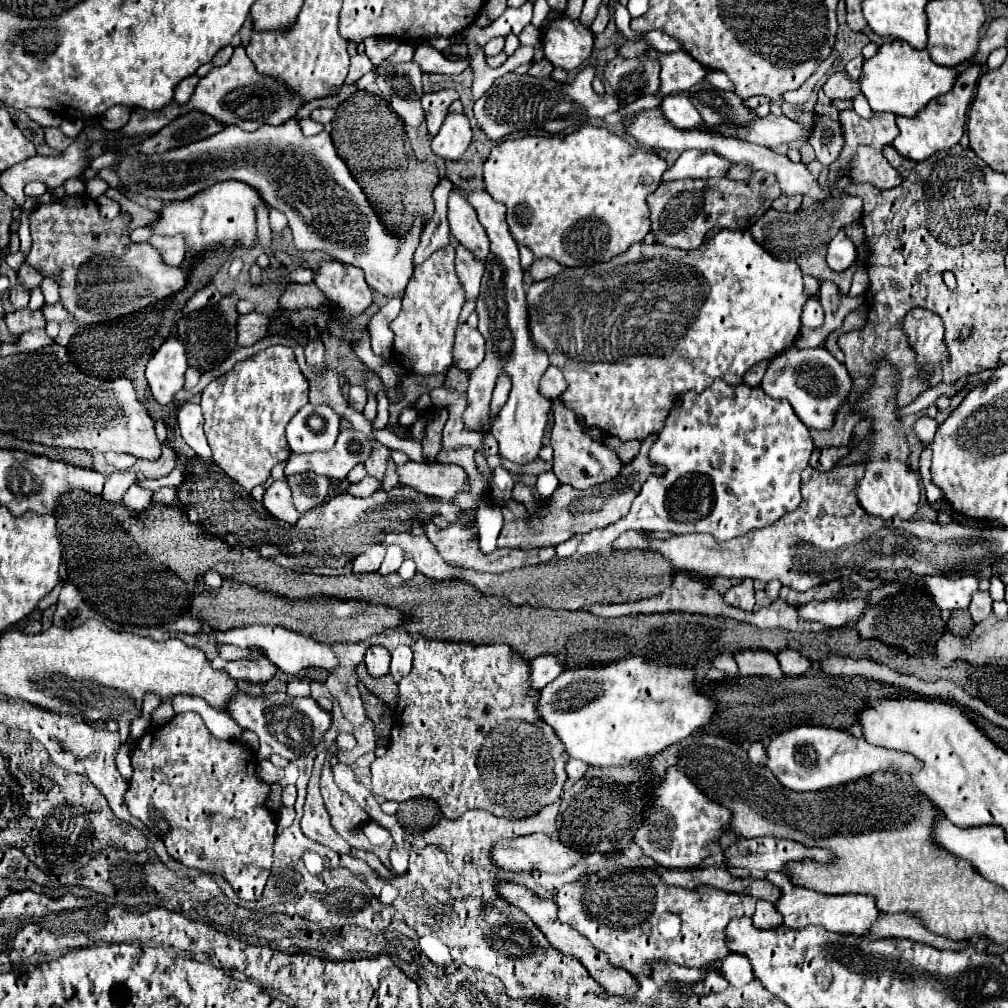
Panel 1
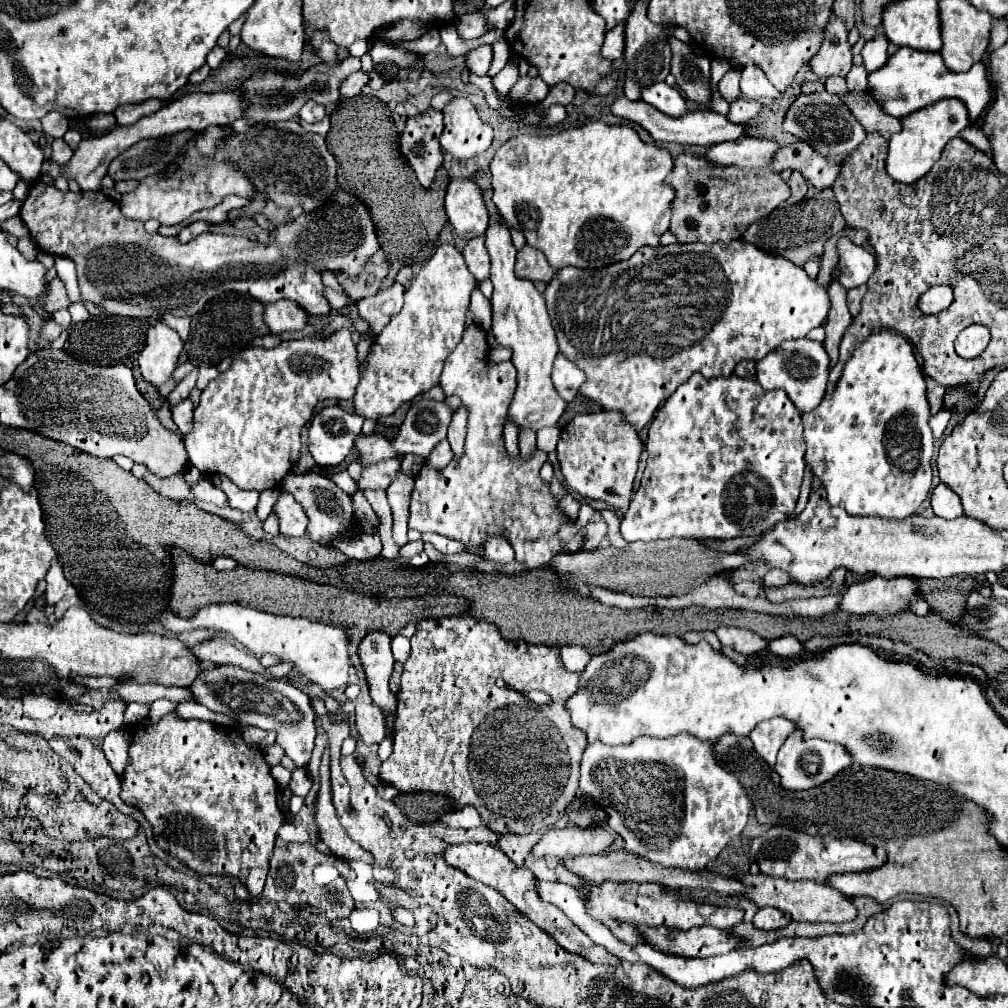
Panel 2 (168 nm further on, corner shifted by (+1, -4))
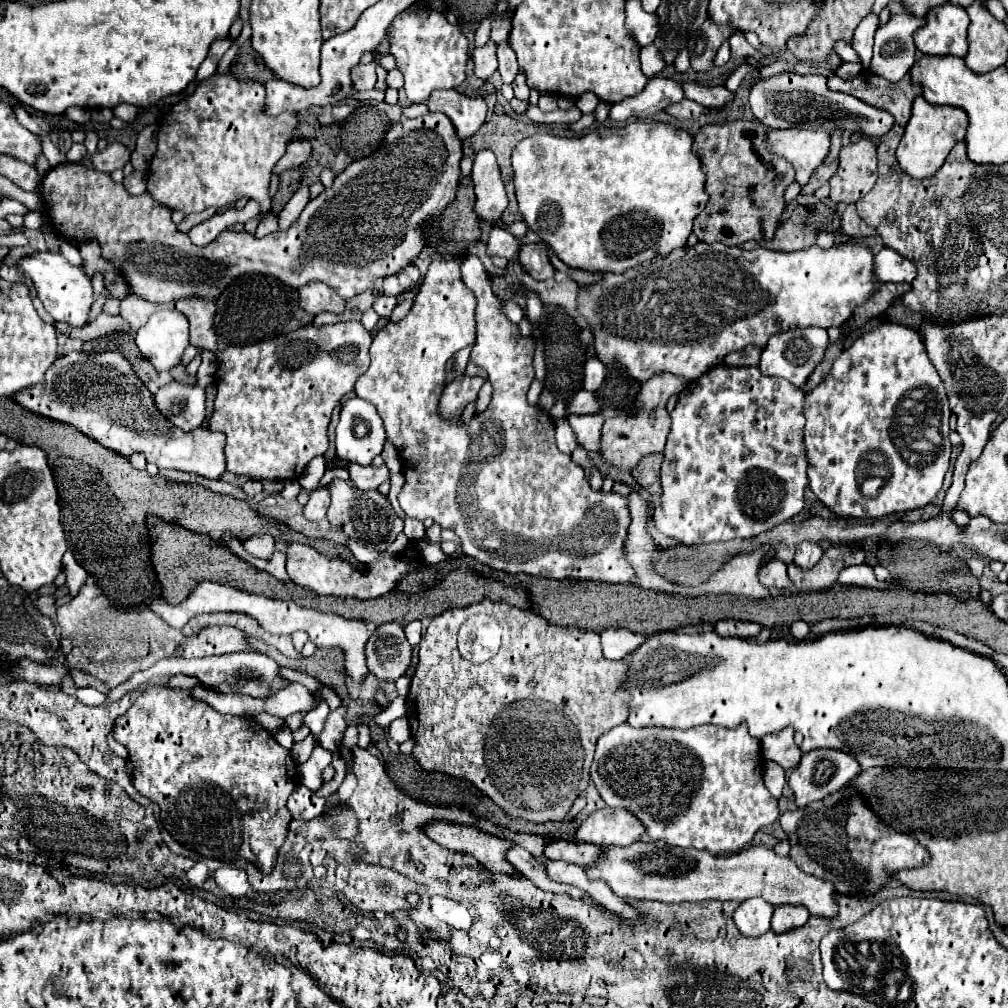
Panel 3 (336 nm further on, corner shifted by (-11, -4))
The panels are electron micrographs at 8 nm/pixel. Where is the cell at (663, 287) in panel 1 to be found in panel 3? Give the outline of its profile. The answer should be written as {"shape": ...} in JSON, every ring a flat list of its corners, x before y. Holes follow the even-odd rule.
{"shape":[[846,239,840,245,832,245,830,249,820,249,816,245,808,247,808,249,800,249,800,251,790,251,790,253,782,253,782,251,772,251,772,249,764,249,764,247,756,247,752,251,740,249,740,247,728,247,724,243,698,243,696,247,682,247,672,251,666,257,656,257,654,261,648,263,640,263,640,267,628,269,620,275,616,273,606,273,602,281,590,285,590,287,582,287,580,289,580,311,588,317,588,323,594,331,594,345,598,351,600,361,608,367,612,363,620,363,634,379,638,379,640,383,644,383,646,379,650,379,656,371,672,371,674,375,680,375,688,381,694,381,696,377,700,377,702,373,706,373,708,369,716,367,722,363,722,357,738,351,740,347,746,345,758,345,764,347,764,343,768,341,770,335,774,335,778,329,780,331,788,331,794,327,840,327,844,321,848,321,852,317,852,311,856,305,866,303,880,287,880,281,874,275,874,251,864,245,864,243,854,243,852,239],[652,279,656,279,656,287,648,287,648,283,652,283]]}

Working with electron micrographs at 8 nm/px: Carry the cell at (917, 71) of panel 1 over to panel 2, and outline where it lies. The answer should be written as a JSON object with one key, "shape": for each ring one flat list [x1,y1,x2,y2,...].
{"shape":[[900,47,886,61,884,67,880,67,872,75,868,75,868,91,888,115,898,117,898,119,904,119,906,115,922,109,924,105,932,105,946,97,956,97,966,103,970,121,974,123,980,119,980,115,992,101,990,81,986,75,986,67,982,63,976,63,966,73,952,73,944,67,944,61,940,59,938,53,916,51,912,47]]}

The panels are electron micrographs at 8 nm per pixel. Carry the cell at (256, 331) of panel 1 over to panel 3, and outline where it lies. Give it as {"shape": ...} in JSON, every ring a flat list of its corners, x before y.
{"shape":[[312,281,300,289,300,305,314,315,322,311,342,313,346,307,346,301,330,285,322,281]]}

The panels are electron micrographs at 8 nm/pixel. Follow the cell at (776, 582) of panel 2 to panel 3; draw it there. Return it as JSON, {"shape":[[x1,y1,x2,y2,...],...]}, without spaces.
{"shape":[[804,541,796,547,796,555,794,561,798,563,798,567,812,567,812,563,816,563,816,559,820,559,820,555,824,553,824,547,818,543,810,543]]}

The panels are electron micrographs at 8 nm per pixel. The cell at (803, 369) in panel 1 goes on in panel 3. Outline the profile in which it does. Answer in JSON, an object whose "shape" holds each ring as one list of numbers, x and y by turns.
{"shape":[[804,327,804,329,790,329,790,331,776,333,768,339,766,347,762,349,760,371,762,375,782,377,782,379,788,379,792,385,802,387,810,377,810,373,814,371,814,367,824,357,826,347,828,347,828,335,826,335,826,329,820,329,820,327]]}

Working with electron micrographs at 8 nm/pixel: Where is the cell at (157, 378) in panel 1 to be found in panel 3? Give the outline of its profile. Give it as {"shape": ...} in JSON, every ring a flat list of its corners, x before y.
{"shape":[[170,309,152,313,148,323,134,335,140,353,156,367,156,371,170,371,170,367,178,365,188,347,188,339,188,319]]}

